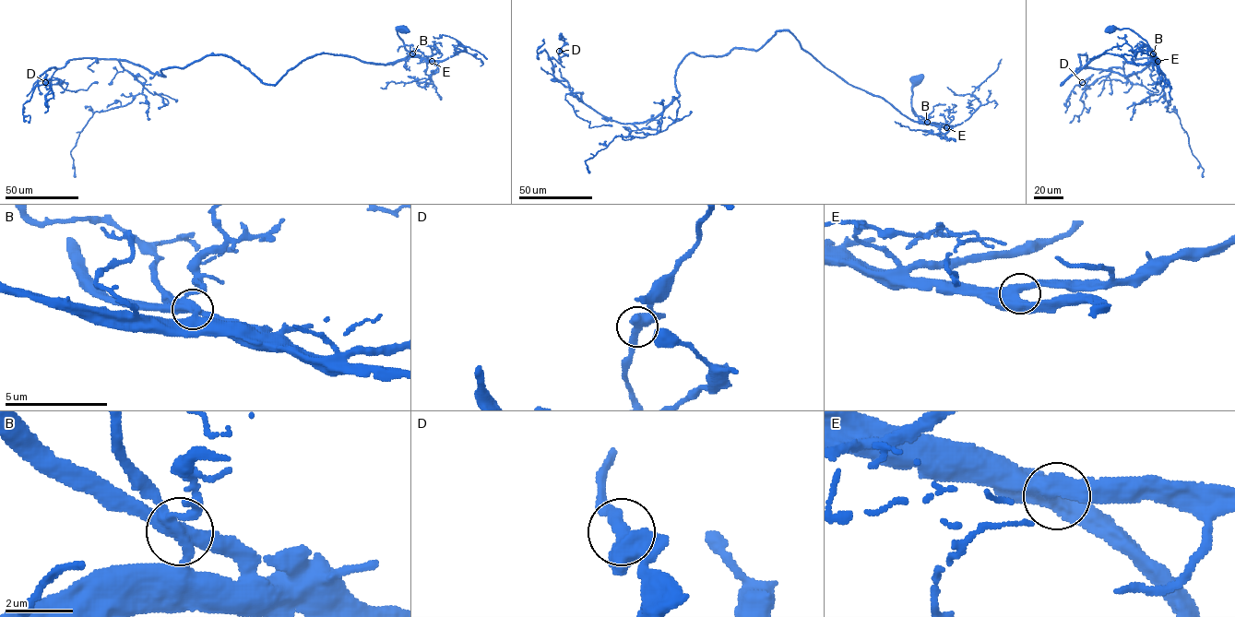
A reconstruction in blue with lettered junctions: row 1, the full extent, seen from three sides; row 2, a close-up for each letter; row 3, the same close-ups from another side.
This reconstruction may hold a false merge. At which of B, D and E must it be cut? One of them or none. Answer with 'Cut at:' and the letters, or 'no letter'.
Cut at: no letter

